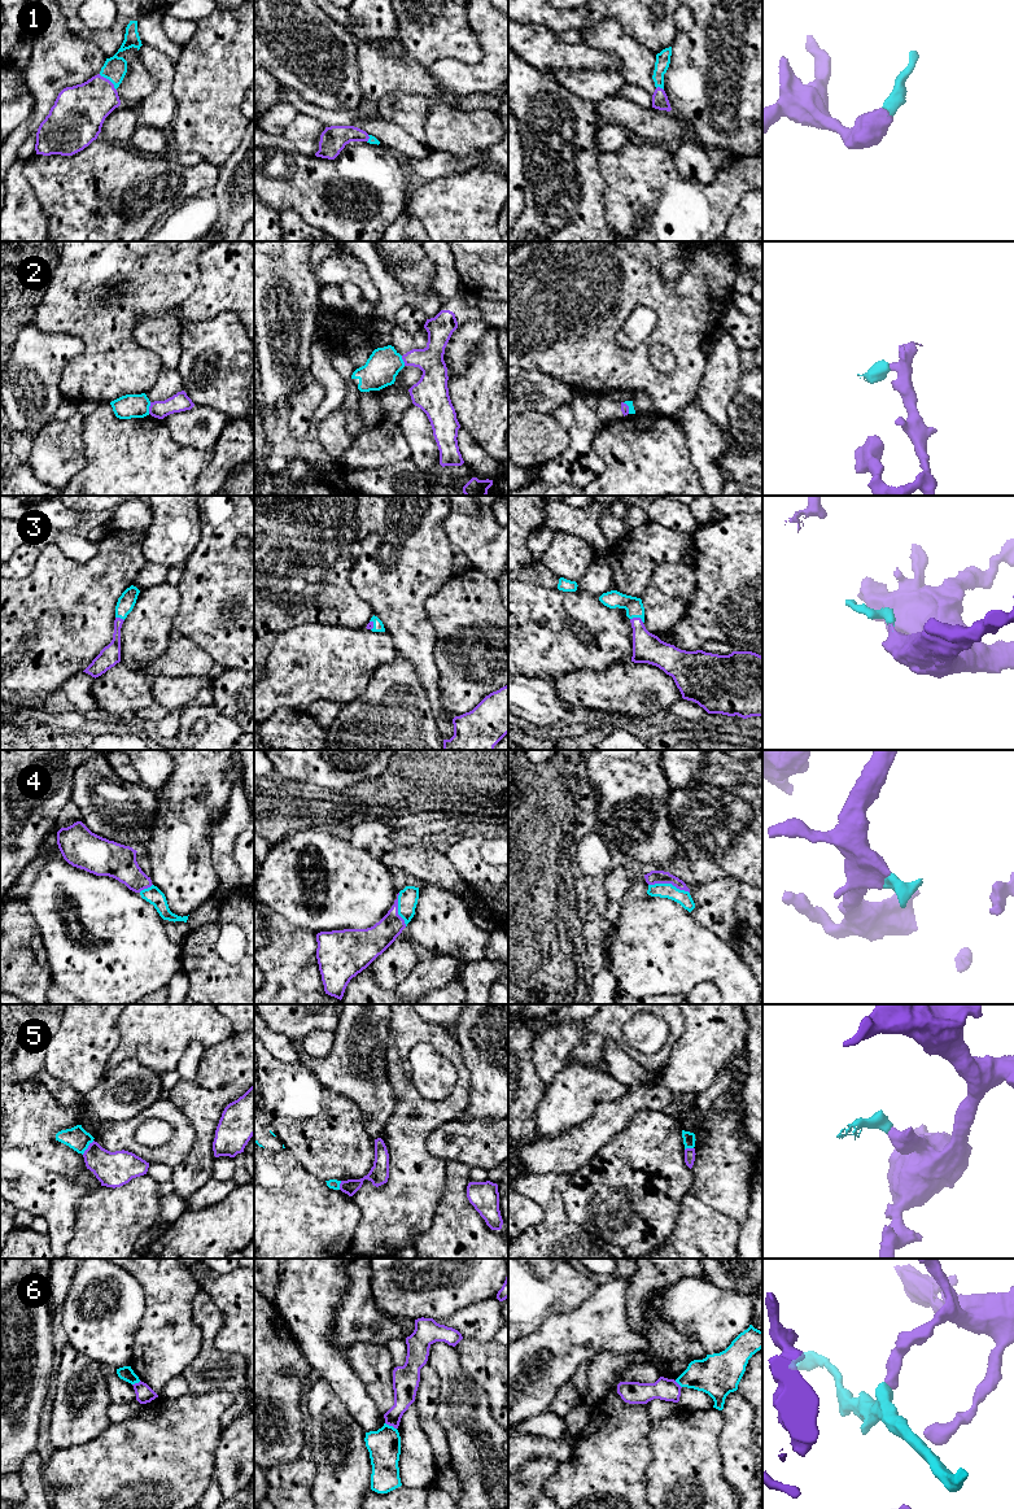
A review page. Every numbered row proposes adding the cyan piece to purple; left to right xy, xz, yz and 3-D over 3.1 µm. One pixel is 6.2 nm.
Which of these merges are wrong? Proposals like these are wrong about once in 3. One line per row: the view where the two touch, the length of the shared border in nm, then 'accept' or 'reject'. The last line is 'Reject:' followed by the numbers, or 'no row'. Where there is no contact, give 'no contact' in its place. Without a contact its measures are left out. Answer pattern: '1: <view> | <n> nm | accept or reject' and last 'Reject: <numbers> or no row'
1: xy | 150 nm | accept
2: xy | 70 nm | reject
3: yz | 90 nm | accept
4: yz | 260 nm | accept
5: xy | 120 nm | reject
6: xz | 80 nm | reject
Reject: 2, 5, 6

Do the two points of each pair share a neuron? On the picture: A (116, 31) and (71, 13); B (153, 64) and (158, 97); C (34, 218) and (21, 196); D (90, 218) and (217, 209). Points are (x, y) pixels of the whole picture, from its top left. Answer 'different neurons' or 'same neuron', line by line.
A: same neuron
B: same neuron
C: same neuron
D: different neurons

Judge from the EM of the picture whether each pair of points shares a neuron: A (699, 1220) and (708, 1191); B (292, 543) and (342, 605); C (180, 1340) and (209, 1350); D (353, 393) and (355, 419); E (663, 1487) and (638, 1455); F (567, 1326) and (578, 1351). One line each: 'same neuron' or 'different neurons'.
A: different neurons
B: same neuron
C: different neurons
D: same neuron
E: different neurons
F: same neuron

